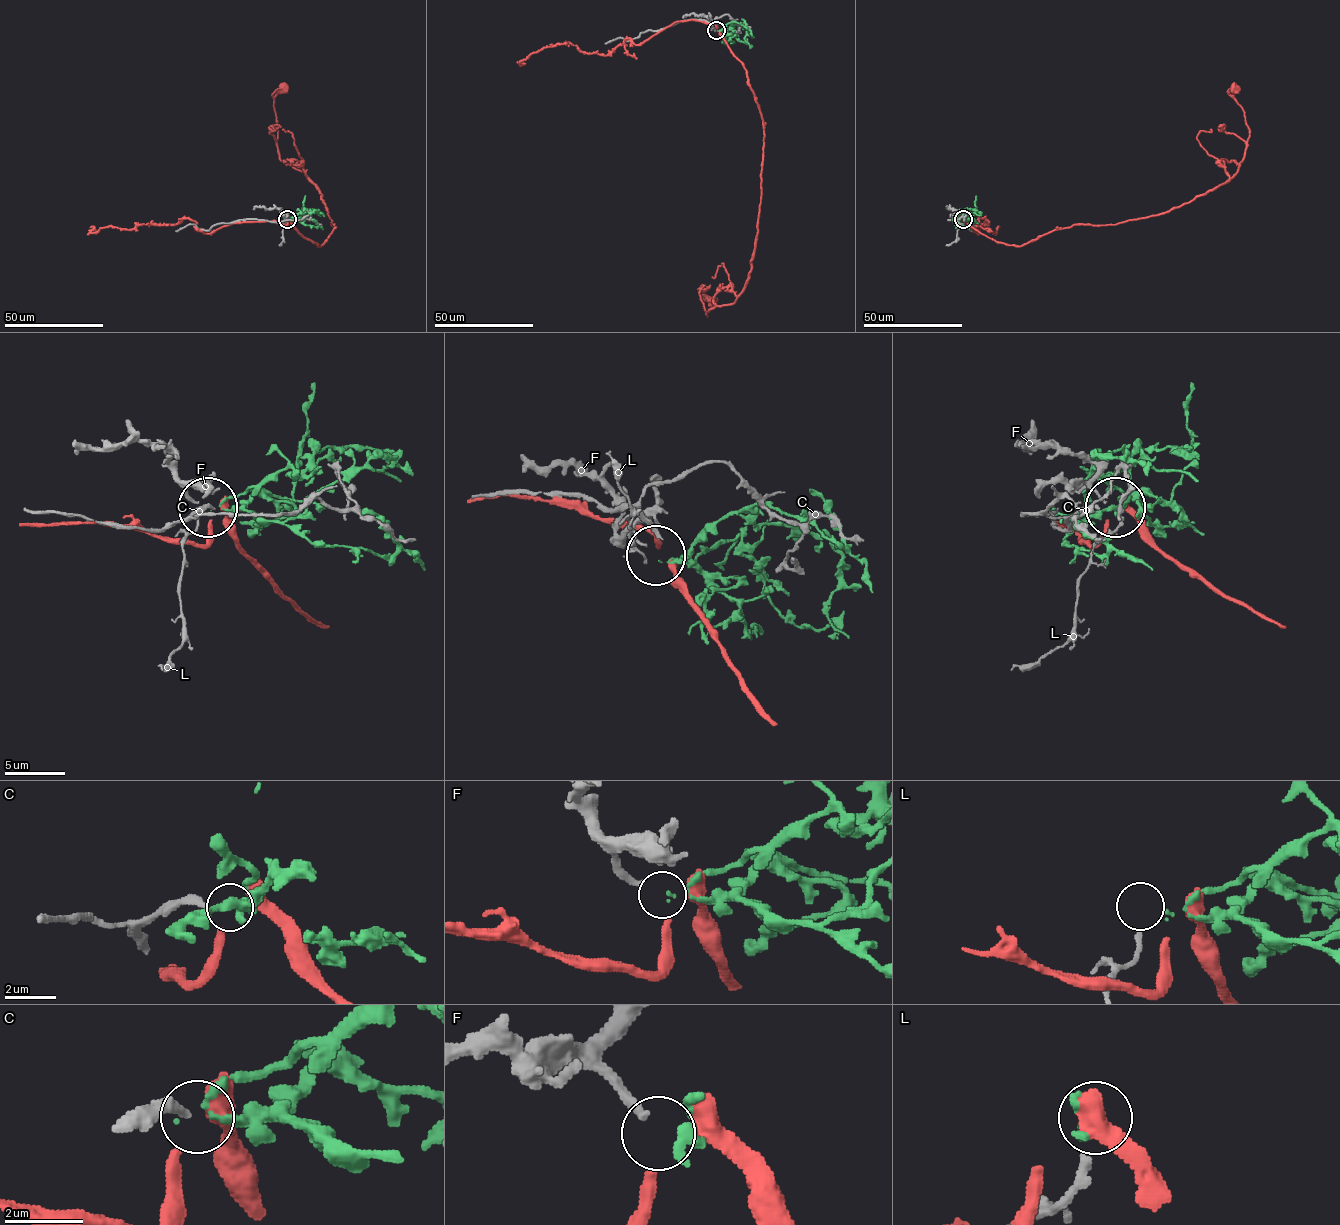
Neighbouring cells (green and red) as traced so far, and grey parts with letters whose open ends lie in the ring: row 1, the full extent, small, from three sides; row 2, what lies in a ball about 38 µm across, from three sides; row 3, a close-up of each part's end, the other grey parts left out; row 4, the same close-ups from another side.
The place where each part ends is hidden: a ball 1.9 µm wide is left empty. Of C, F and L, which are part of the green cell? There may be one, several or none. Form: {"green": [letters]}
{"green": []}

